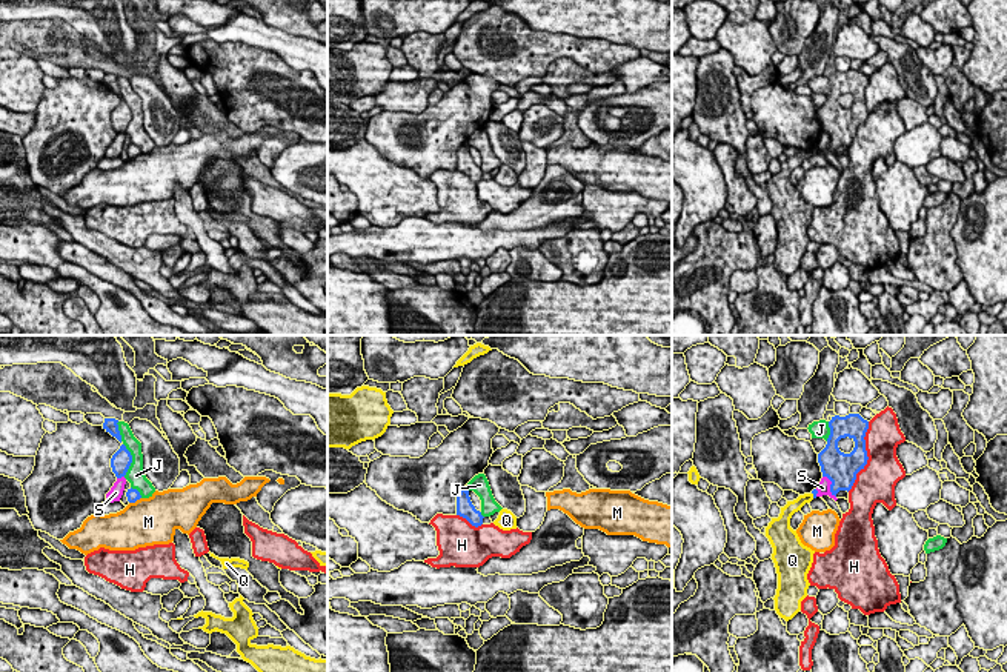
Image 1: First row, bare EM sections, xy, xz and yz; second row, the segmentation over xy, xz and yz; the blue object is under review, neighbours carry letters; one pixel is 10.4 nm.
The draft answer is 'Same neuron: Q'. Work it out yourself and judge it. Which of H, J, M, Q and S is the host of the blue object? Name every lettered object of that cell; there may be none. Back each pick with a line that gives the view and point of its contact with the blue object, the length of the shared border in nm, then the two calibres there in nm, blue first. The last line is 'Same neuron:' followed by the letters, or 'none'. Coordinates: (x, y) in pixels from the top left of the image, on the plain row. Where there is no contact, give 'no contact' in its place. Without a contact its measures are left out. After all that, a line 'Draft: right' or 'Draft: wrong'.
Q: meets blue in yz at (814, 151); contact 70 nm long; 50 nm thick on the blue side, 130 nm on the other
Same neuron: Q
Draft: right

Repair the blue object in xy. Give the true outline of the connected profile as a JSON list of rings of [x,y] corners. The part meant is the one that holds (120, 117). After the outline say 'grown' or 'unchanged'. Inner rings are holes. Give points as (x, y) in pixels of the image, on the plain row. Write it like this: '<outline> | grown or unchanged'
[[[125,100],[120,101],[120,105],[112,111],[111,114],[111,123],[117,134],[121,134],[126,131],[129,121],[132,118],[132,111],[126,105]]] | unchanged

